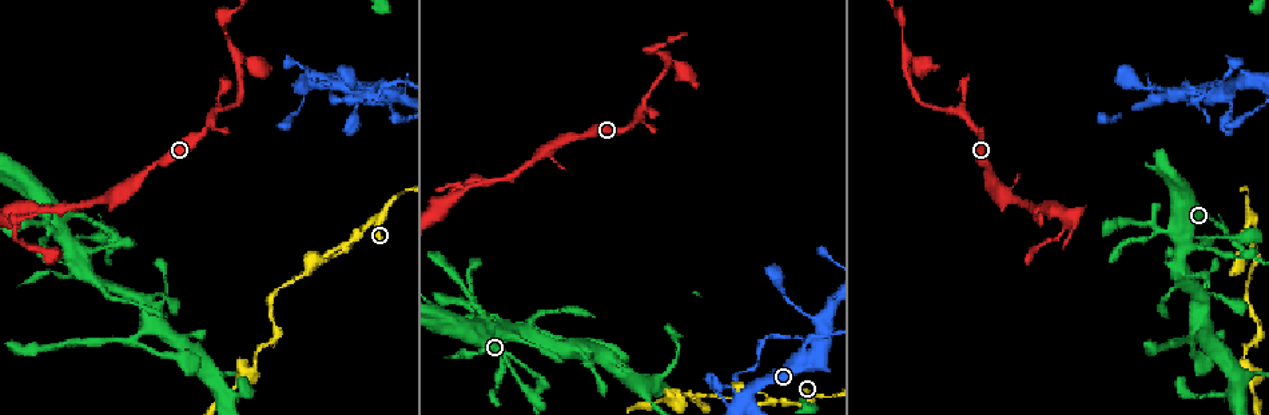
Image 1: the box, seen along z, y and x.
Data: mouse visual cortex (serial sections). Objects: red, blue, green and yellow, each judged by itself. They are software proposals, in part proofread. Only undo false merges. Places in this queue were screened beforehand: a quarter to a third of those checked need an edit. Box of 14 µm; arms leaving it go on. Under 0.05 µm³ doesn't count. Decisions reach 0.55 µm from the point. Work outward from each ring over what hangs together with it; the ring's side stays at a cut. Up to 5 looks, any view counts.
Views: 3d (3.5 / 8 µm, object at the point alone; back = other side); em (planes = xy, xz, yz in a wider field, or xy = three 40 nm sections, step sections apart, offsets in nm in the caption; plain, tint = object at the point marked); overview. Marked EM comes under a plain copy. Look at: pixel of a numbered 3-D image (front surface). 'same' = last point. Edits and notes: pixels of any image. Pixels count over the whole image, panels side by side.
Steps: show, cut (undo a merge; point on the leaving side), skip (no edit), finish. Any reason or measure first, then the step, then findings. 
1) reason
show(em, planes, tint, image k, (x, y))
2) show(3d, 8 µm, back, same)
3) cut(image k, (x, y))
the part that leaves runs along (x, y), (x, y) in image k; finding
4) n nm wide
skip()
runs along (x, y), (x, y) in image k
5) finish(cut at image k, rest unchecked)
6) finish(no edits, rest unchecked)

sudden change in width
show(3d, 8 µm, image 1, (1158, 229))

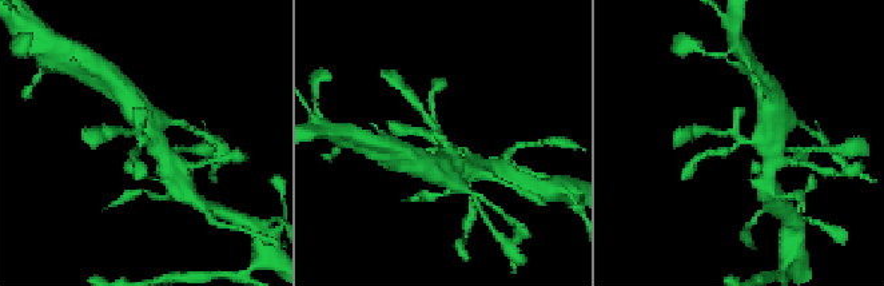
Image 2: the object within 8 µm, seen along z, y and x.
closer look
show(3d, 3.5 µm, image 2, (741, 137))

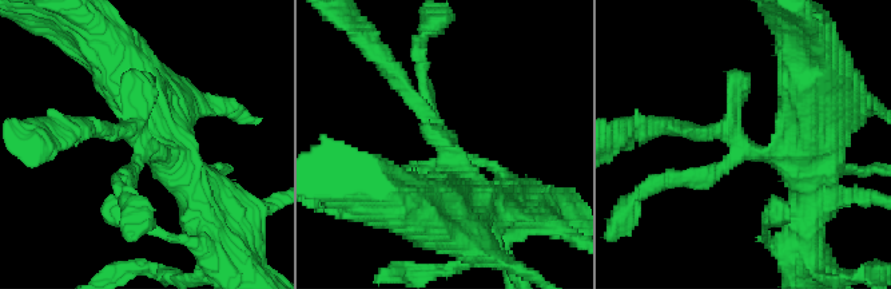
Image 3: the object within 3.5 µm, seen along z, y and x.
show(em, xy, step 5, tint, image 3, (141, 139))

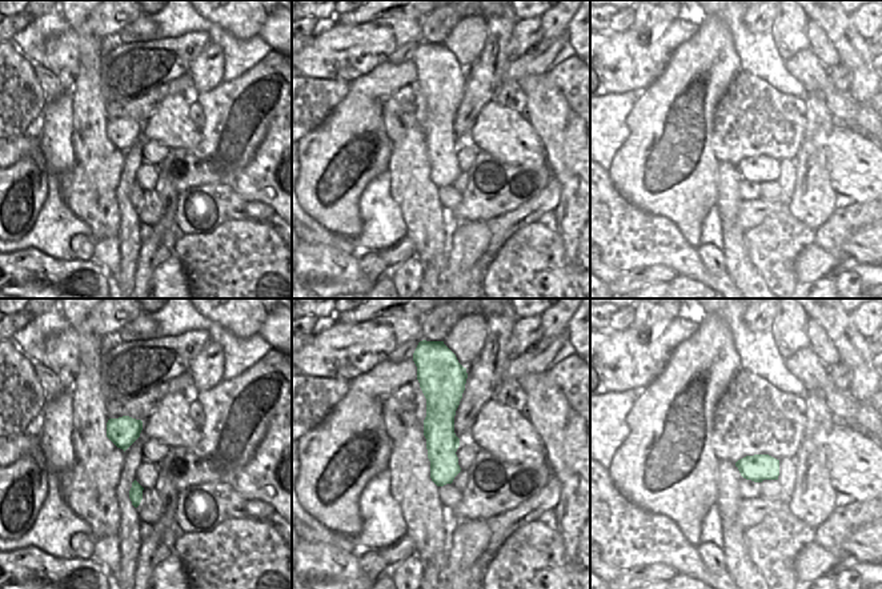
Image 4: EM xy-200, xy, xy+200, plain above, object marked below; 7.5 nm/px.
skip()
runs along (470, 214), (454, 153), (392, 70) in image 3; continuous, no second cell

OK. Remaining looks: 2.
a fork
show(3d, 3.5 µm, image 1, (819, 342))

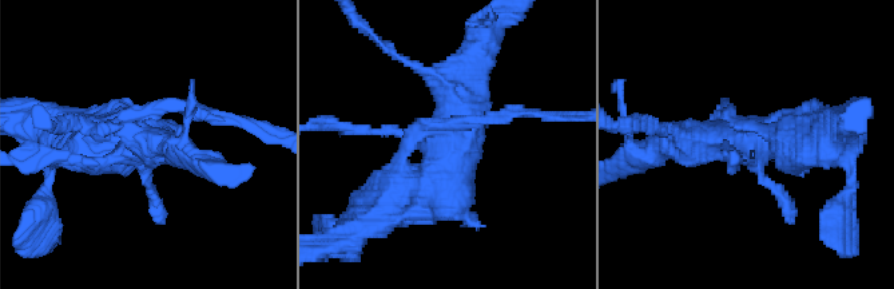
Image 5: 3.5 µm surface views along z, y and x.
show(em, xy, step 5, tint, image 5, (444, 151))

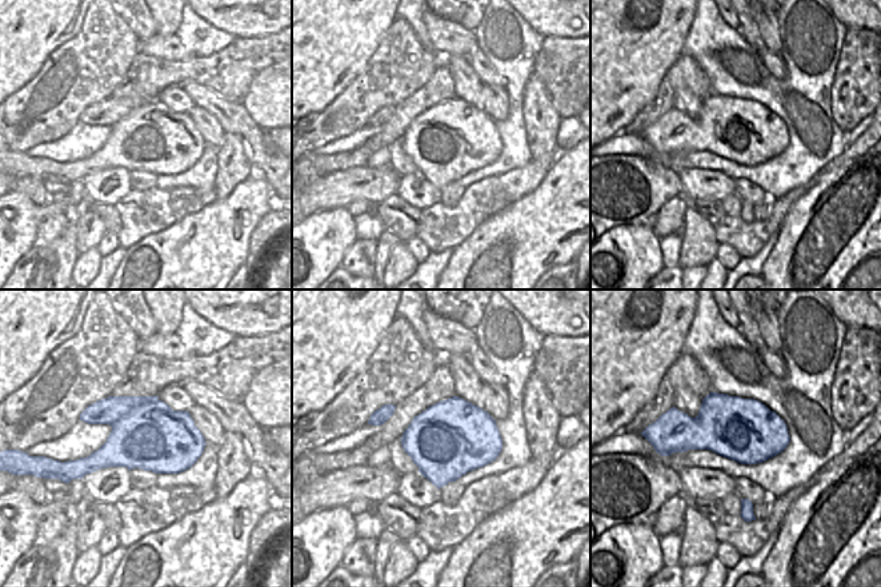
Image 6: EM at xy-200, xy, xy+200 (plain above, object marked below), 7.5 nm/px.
cut(image 5, (213, 113))
two cells meet here

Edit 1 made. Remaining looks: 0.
finish(cut at image 5, rest unchecked)

